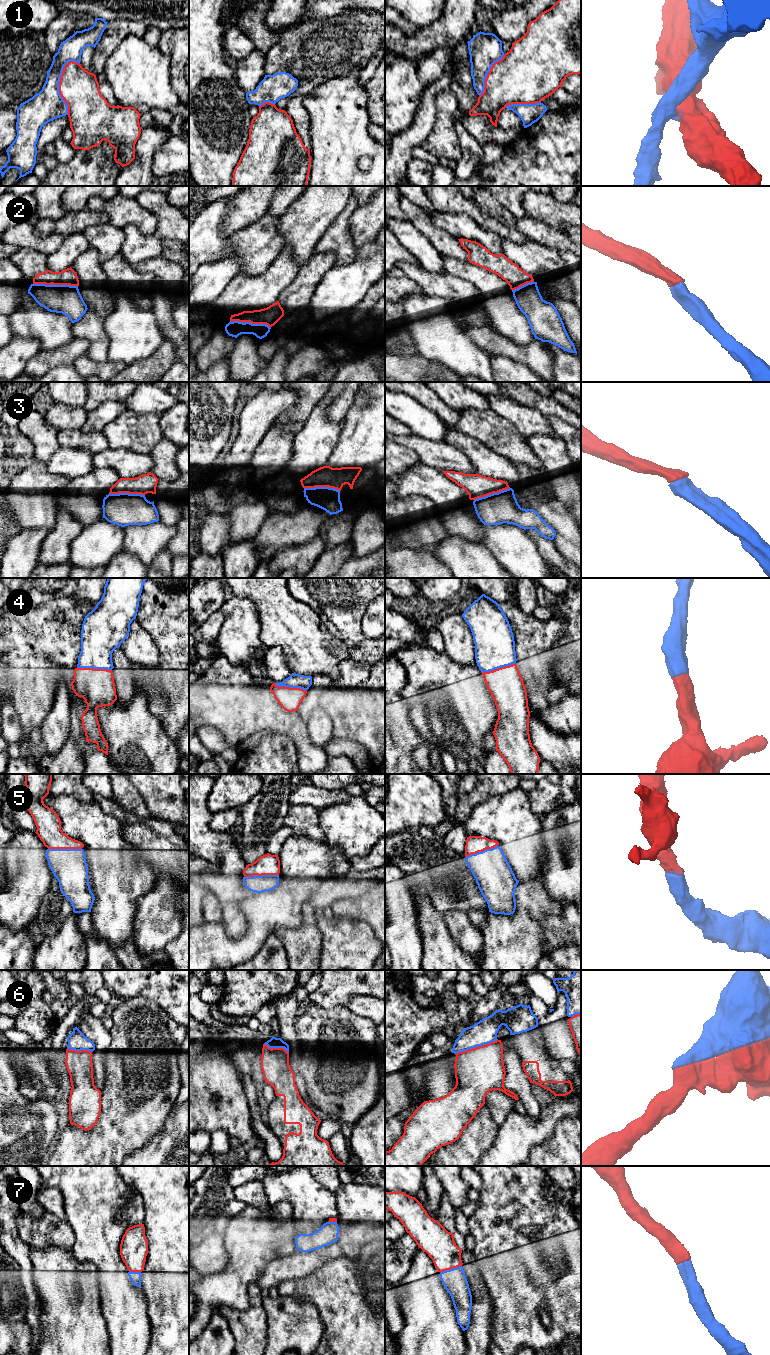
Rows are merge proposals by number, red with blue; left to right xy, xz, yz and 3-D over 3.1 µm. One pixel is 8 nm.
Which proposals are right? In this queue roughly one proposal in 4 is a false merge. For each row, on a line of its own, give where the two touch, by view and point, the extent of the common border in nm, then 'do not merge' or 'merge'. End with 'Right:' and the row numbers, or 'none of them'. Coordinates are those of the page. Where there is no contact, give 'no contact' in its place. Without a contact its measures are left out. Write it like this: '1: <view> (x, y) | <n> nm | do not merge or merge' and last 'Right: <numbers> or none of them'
1: xy (59, 86) | 440 nm | do not merge
2: xy (55, 284) | 360 nm | merge
3: xy (127, 492) | 280 nm | merge
4: xy (94, 669) | 280 nm | merge
5: xz (261, 875) | 280 nm | merge
6: yz (476, 1047) | 360 nm | merge
7: yz (450, 1268) | 190 nm | merge
Right: 2, 3, 4, 5, 6, 7

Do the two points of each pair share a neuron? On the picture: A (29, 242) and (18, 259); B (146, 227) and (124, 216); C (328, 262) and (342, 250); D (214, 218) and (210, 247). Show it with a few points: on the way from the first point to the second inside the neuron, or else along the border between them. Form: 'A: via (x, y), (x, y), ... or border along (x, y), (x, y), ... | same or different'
A: border along (19, 247), (34, 249), (47, 255) | different
B: via (141, 222), (135, 216), (129, 216) | same
C: border along (314, 252), (332, 252), (335, 263) | different
D: via (210, 225), (210, 240) | same

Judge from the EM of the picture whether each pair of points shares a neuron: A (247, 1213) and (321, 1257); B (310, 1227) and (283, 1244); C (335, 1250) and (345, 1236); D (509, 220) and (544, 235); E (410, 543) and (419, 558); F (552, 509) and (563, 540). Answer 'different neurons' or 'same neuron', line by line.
A: different neurons
B: different neurons
C: different neurons
D: same neuron
E: different neurons
F: same neuron

